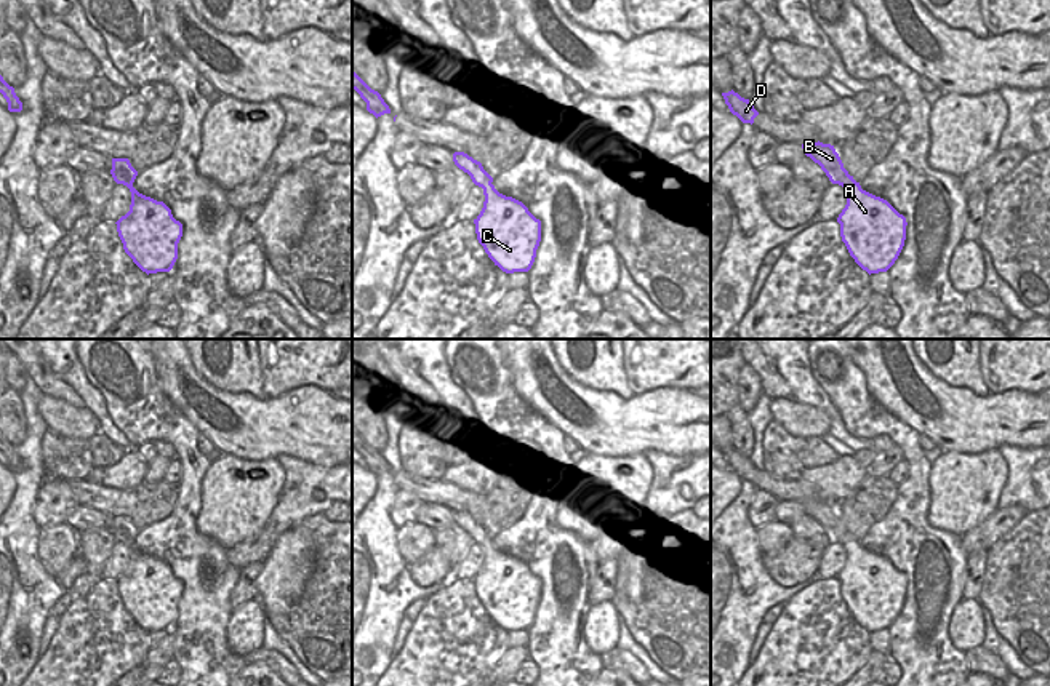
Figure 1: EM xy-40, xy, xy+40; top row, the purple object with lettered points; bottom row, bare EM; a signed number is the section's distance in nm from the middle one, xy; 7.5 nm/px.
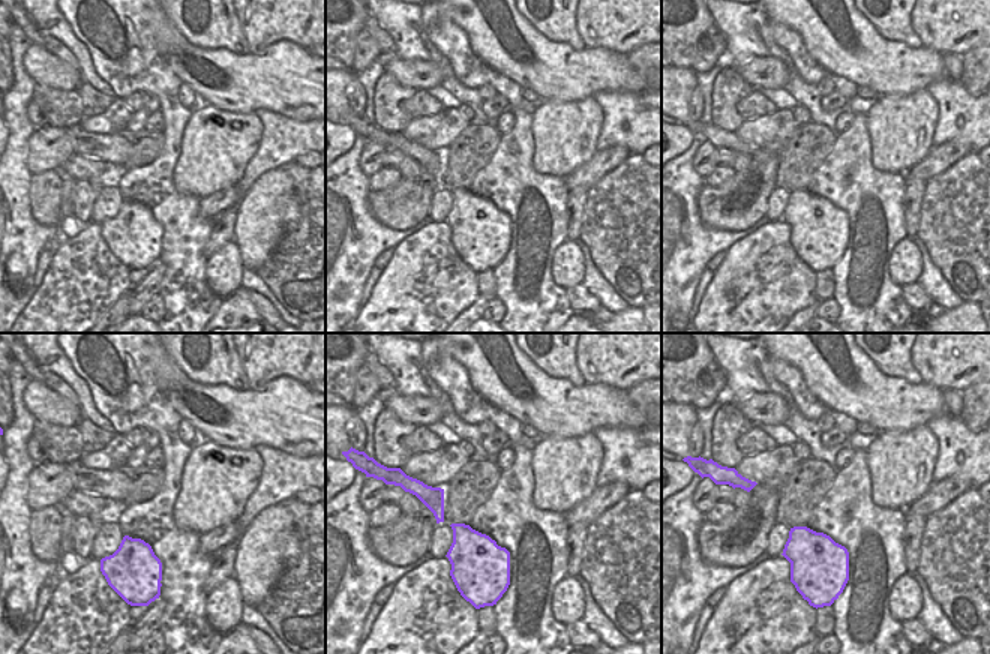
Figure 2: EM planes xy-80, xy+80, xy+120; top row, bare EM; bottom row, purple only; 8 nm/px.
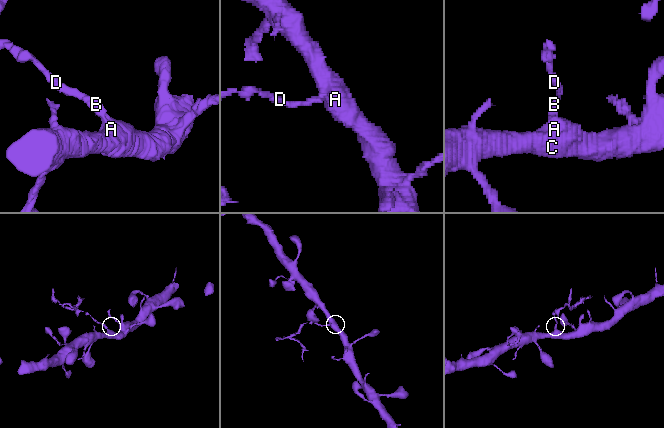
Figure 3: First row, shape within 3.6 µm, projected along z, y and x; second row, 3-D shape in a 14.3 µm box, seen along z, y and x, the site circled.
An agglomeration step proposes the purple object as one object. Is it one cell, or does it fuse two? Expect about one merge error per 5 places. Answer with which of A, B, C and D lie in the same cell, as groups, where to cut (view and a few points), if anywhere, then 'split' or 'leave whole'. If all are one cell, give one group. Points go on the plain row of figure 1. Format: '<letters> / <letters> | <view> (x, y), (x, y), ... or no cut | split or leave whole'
A C / B D | xy+40 (855, 539), (844, 546) | split

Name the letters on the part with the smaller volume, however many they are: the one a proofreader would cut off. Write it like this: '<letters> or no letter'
B, D

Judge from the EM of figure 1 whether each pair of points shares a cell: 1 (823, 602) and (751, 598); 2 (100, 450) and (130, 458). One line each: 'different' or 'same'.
1: different
2: different

